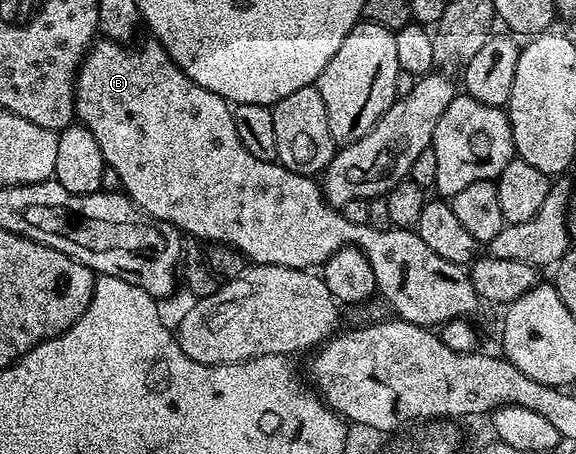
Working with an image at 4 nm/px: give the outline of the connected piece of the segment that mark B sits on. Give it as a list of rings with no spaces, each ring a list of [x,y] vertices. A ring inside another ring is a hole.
[[[105,38],[99,39],[91,47],[82,63],[78,65],[78,75],[74,78],[74,114],[77,123],[83,124],[88,130],[92,130],[96,142],[100,142],[100,154],[104,154],[106,166],[116,170],[116,174],[120,176],[120,182],[122,183],[121,191],[129,196],[139,210],[152,217],[153,220],[168,222],[178,229],[179,233],[192,236],[199,242],[214,241],[226,244],[241,252],[250,264],[271,264],[272,266],[288,266],[289,268],[310,270],[315,266],[325,264],[328,258],[332,258],[332,254],[336,250],[347,246],[360,248],[368,258],[368,262],[372,262],[372,274],[376,274],[376,282],[378,283],[377,291],[380,296],[382,292],[383,298],[394,307],[393,315],[397,319],[407,320],[413,324],[419,324],[422,328],[434,330],[445,324],[447,320],[473,317],[473,312],[477,310],[478,304],[480,305],[480,297],[478,297],[472,286],[469,271],[463,265],[453,264],[447,262],[444,258],[440,258],[440,254],[433,252],[426,243],[420,242],[417,231],[409,228],[392,226],[388,231],[381,232],[369,223],[348,222],[348,218],[344,218],[344,214],[339,209],[326,201],[317,179],[296,174],[292,170],[288,170],[283,164],[272,160],[252,158],[252,154],[248,154],[248,150],[244,150],[244,142],[240,142],[240,134],[236,134],[233,107],[227,100],[220,98],[220,94],[212,94],[212,90],[204,90],[204,86],[196,86],[196,82],[192,82],[192,78],[188,78],[188,74],[184,74],[184,70],[180,70],[174,65],[172,58],[166,53],[162,44],[153,38],[146,38],[146,41],[139,48],[134,47],[117,44],[115,40]]]

